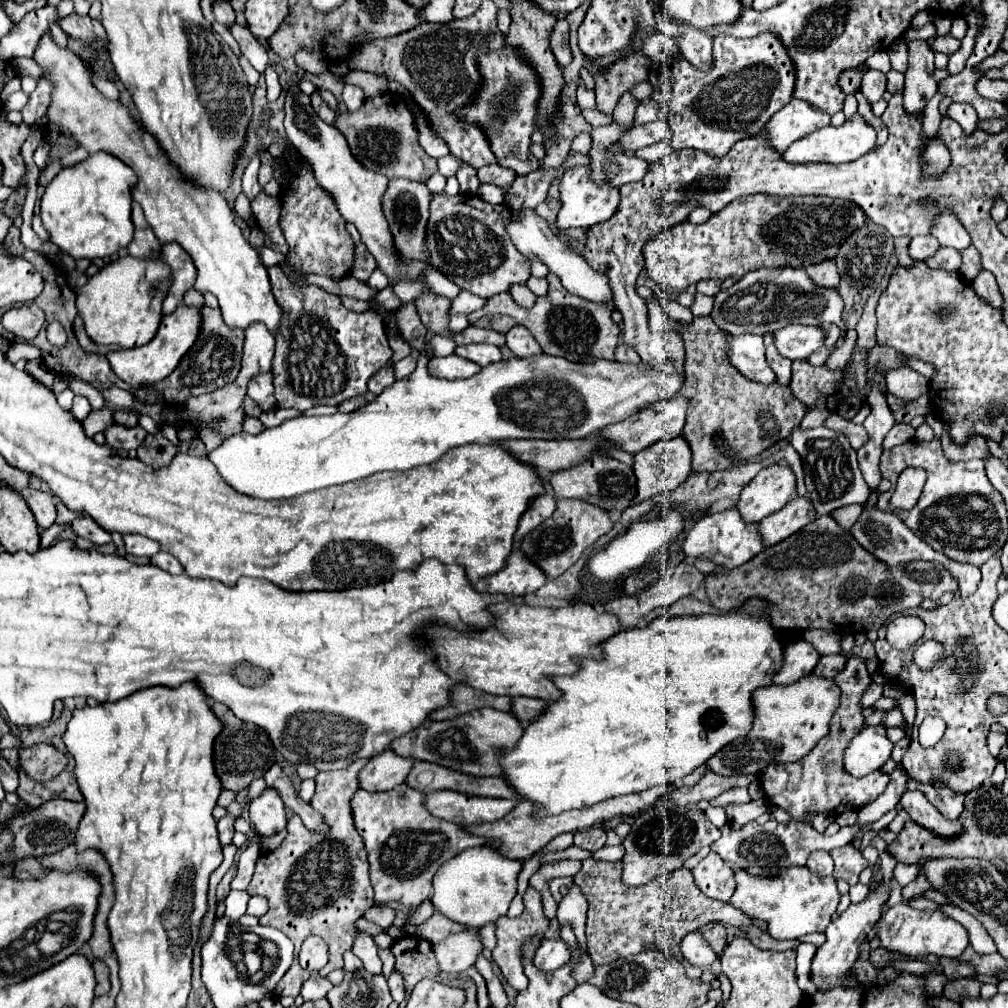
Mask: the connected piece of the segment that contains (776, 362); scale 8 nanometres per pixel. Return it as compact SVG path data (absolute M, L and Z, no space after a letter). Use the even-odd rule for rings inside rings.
M763 334L763 340L765 340L765 348L767 348L767 364L777 374L779 384L789 384L791 382L791 360L787 360L785 356L781 356L777 352L771 334Z

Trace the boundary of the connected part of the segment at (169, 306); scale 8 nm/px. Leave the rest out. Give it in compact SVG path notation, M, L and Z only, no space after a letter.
M175 242L165 244L161 248L161 260L171 268L171 284L163 300L163 314L171 314L183 300L187 288L195 282L195 266L191 264L191 256L183 252Z

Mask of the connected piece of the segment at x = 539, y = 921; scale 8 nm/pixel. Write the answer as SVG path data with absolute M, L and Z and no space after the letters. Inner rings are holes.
M527 888L525 896L523 896L523 914L517 916L517 918L501 918L497 920L497 948L493 950L493 960L495 964L499 966L499 970L503 972L507 984L515 990L515 992L523 992L527 988L527 976L523 972L523 966L519 964L519 944L523 940L527 940L527 936L533 936L533 934L543 934L547 930L547 924L549 920L545 918L543 914L543 906L541 906L541 894L535 890L535 888Z

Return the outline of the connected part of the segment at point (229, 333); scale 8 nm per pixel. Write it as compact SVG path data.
M203 306L203 328L201 328L199 340L195 342L195 348L191 348L191 352L183 356L183 360L179 362L179 366L175 368L171 376L155 384L155 390L163 392L167 402L183 402L189 394L201 396L201 394L207 394L207 392L213 392L231 384L237 378L239 368L241 368L243 340L245 340L243 330L227 328L223 324L219 310L211 310Z

